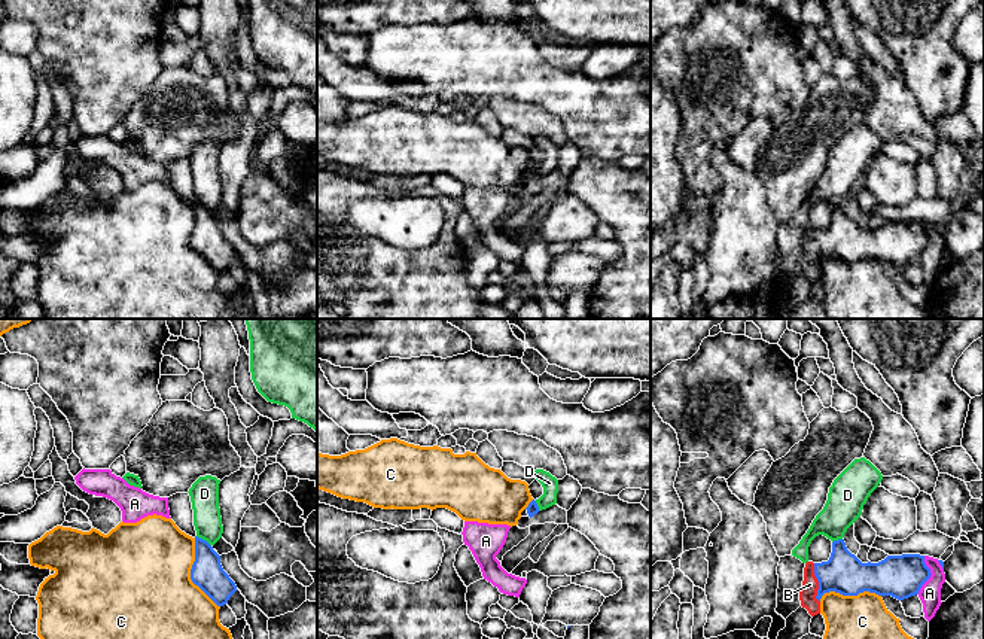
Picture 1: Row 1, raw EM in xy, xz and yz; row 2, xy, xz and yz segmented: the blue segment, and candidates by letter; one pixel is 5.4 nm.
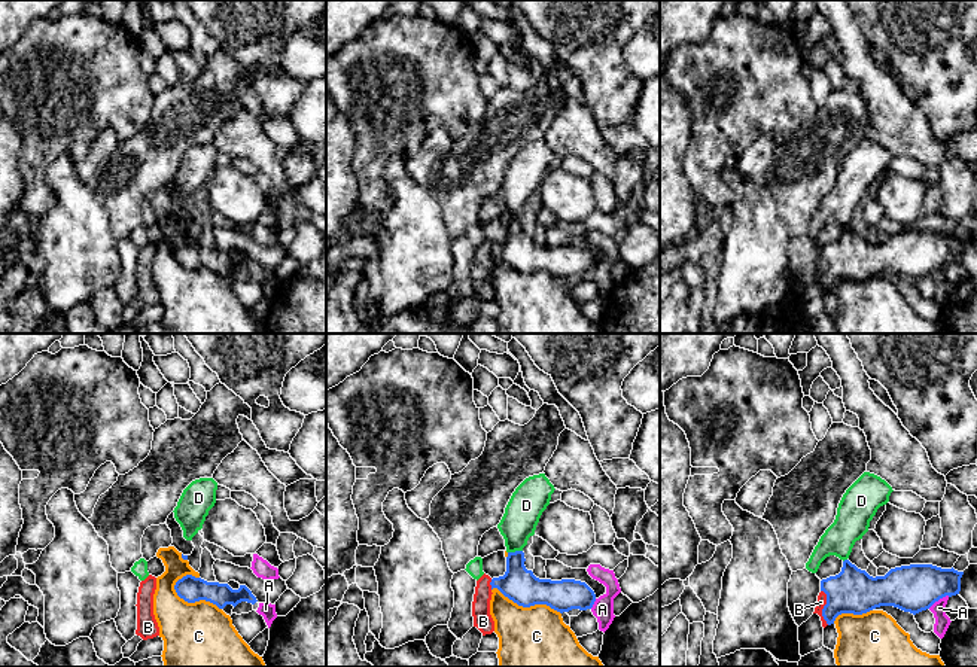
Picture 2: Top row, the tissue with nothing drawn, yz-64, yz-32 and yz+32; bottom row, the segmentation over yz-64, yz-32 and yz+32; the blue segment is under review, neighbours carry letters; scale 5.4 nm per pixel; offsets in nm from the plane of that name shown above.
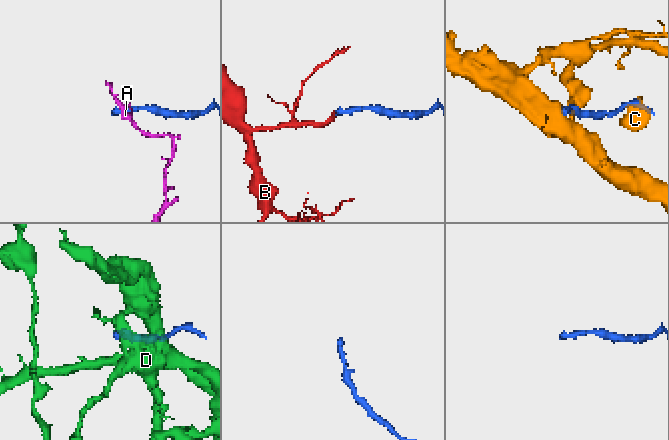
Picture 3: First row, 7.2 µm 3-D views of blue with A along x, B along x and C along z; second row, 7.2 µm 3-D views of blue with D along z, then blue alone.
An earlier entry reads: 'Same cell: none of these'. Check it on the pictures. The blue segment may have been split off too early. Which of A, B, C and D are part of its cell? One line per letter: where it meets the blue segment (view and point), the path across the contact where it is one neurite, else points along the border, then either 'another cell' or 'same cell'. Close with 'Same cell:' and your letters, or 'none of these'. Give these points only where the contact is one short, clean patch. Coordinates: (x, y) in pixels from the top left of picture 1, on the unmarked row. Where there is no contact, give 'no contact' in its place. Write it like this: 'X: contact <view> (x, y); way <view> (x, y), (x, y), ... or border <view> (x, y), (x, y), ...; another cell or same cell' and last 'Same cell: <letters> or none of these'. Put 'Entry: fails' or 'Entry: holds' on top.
Entry: fails
A: contact yz (931, 240); border yz (925, 222), (925, 231), (931, 243), (917, 259); another cell
B: contact yz (819, 249); way yz (844, 240), (828, 242), (819, 249), (810, 250); same cell
C: contact xy (191, 240); another cell
D: contact xy (203, 206); border xy (197, 201), (210, 212); another cell
Same cell: B

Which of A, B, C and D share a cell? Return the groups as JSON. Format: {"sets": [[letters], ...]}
{"sets": [["A"], ["B"], ["C"], ["D"]]}

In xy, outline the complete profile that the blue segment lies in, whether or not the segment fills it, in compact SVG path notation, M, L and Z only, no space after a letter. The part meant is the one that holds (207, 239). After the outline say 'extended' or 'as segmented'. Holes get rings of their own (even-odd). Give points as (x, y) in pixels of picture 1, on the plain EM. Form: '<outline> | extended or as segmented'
M195 203L195 228L191 235L191 246L217 273L226 271L237 258L235 249L220 231L220 222L207 207L198 203Z | as segmented

